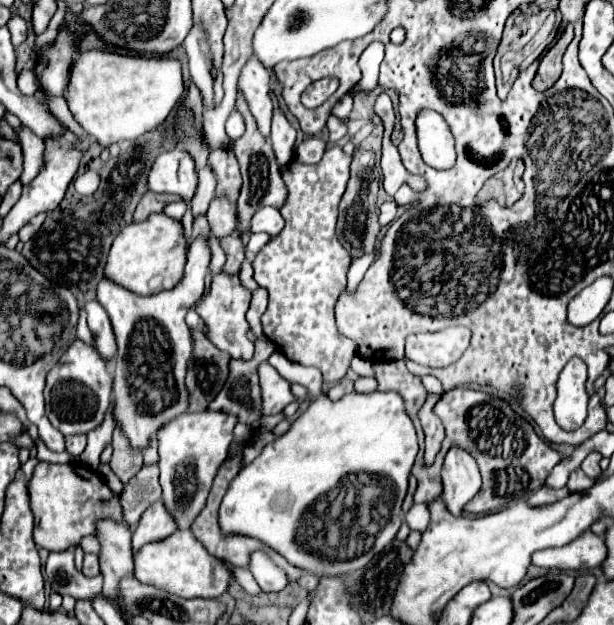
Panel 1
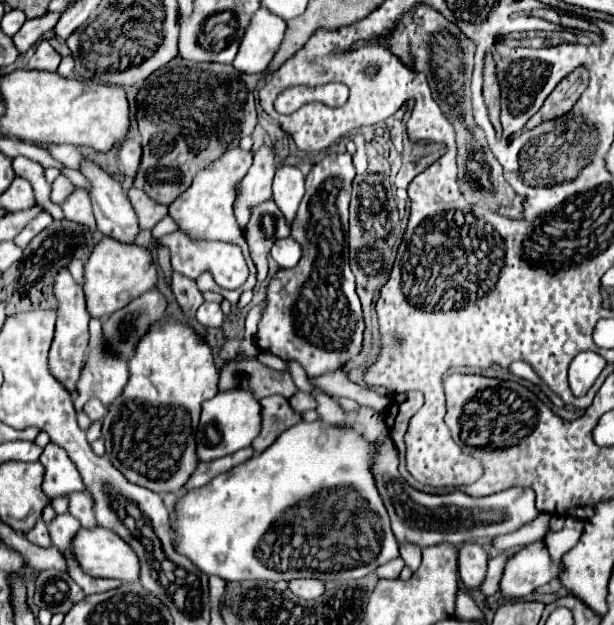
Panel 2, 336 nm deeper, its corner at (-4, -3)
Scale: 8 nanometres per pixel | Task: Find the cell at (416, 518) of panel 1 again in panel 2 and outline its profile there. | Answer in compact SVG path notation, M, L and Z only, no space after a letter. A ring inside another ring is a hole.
M411 543L401 545L401 559L405 561L405 565L407 565L411 571L415 571L415 569L419 567L419 563L421 563L421 547L415 547L415 545L411 545Z

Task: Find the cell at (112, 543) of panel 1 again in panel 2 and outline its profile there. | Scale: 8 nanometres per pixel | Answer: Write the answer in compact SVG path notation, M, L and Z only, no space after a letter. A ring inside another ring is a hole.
M71 491L71 493L67 493L67 497L69 497L69 513L73 517L77 517L83 527L87 527L87 529L97 527L91 497L83 491Z

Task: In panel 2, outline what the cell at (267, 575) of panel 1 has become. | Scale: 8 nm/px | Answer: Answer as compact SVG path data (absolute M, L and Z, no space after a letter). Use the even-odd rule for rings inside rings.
M293 579L289 581L289 589L303 599L317 599L325 591L325 583L319 579Z

